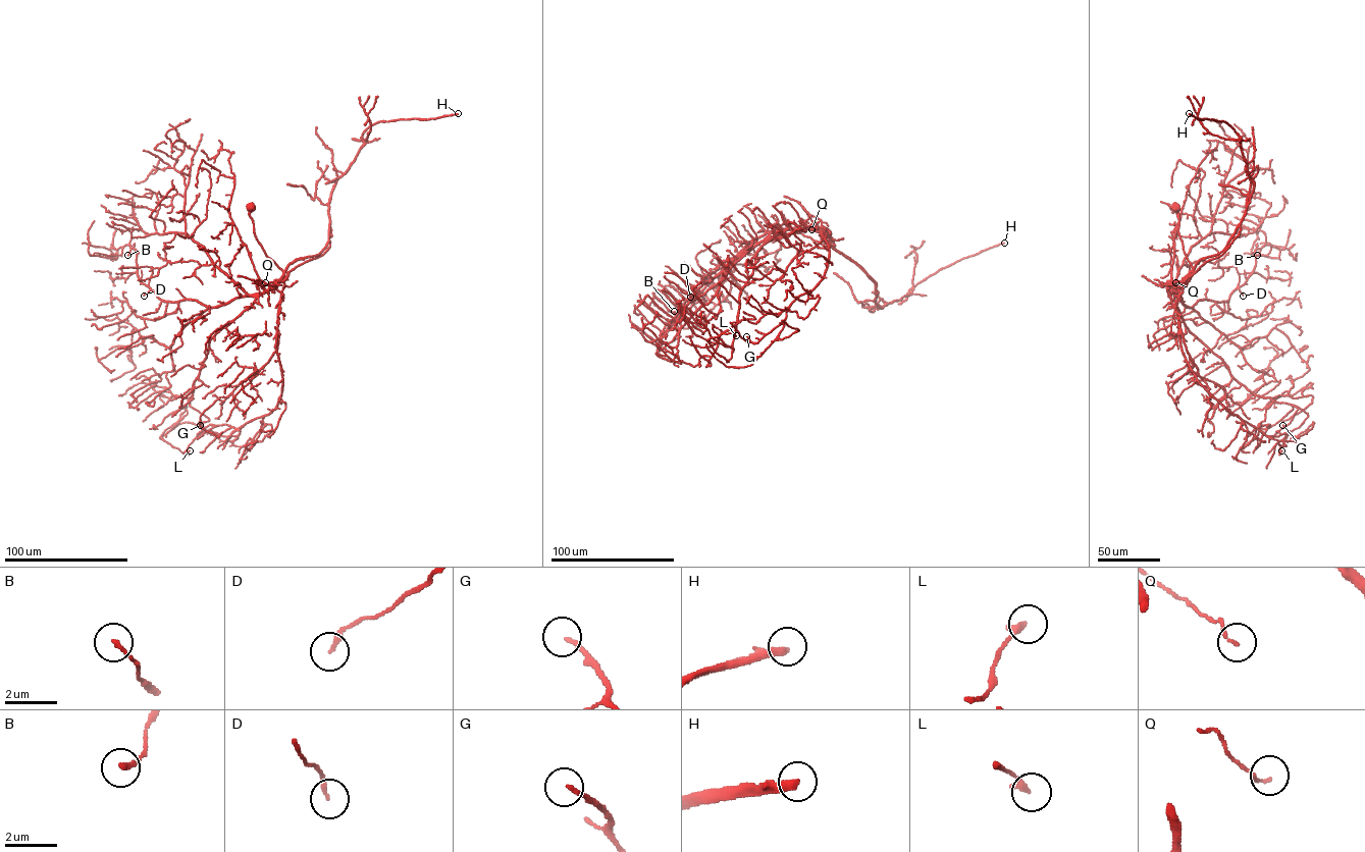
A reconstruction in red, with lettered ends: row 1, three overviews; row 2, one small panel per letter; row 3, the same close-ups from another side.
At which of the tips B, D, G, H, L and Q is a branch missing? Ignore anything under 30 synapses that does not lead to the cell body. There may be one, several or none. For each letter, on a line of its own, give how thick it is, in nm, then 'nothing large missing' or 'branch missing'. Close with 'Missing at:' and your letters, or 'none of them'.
B: 140 nm | nothing large missing
D: 180 nm | nothing large missing
G: 150 nm | branch missing
H: 320 nm | branch missing
L: 260 nm | nothing large missing
Q: 120 nm | nothing large missing
Missing at: G, H

